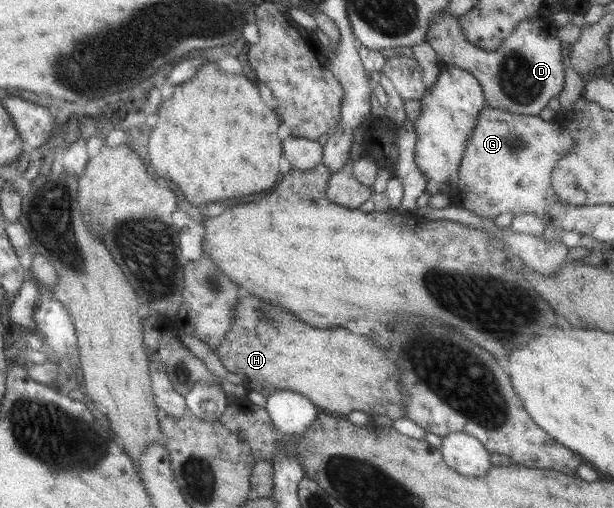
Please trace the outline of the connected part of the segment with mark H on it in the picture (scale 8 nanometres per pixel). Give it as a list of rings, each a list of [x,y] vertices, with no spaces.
[[[254,295],[238,299],[231,328],[214,351],[224,369],[230,373],[238,373],[247,389],[260,392],[264,397],[278,389],[290,389],[304,395],[321,411],[326,409],[344,417],[352,411],[368,413],[372,418],[386,416],[392,420],[404,416],[402,385],[398,383],[396,373],[398,369],[382,349],[378,349],[366,337],[354,335],[346,329],[314,329],[298,321],[298,317],[290,315],[290,311],[266,303]]]

